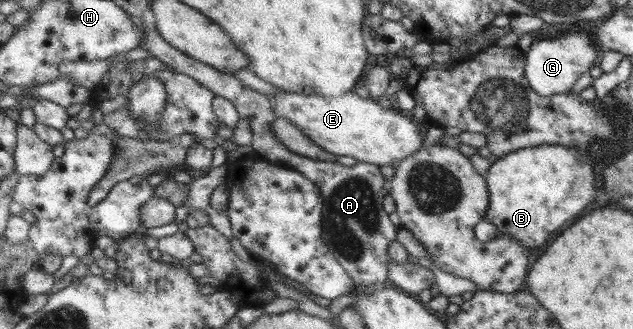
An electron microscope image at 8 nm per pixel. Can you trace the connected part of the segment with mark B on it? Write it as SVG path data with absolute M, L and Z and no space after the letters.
M538 145L508 153L492 162L486 175L489 203L483 221L496 227L496 237L514 239L528 249L546 243L554 231L578 217L594 195L597 197L590 153L562 145Z

